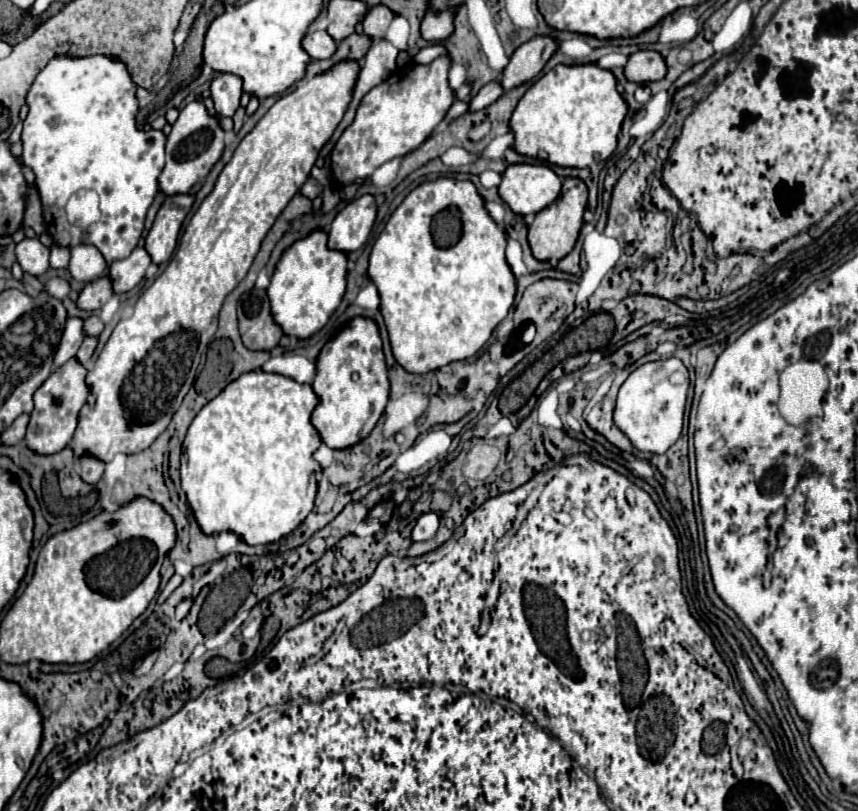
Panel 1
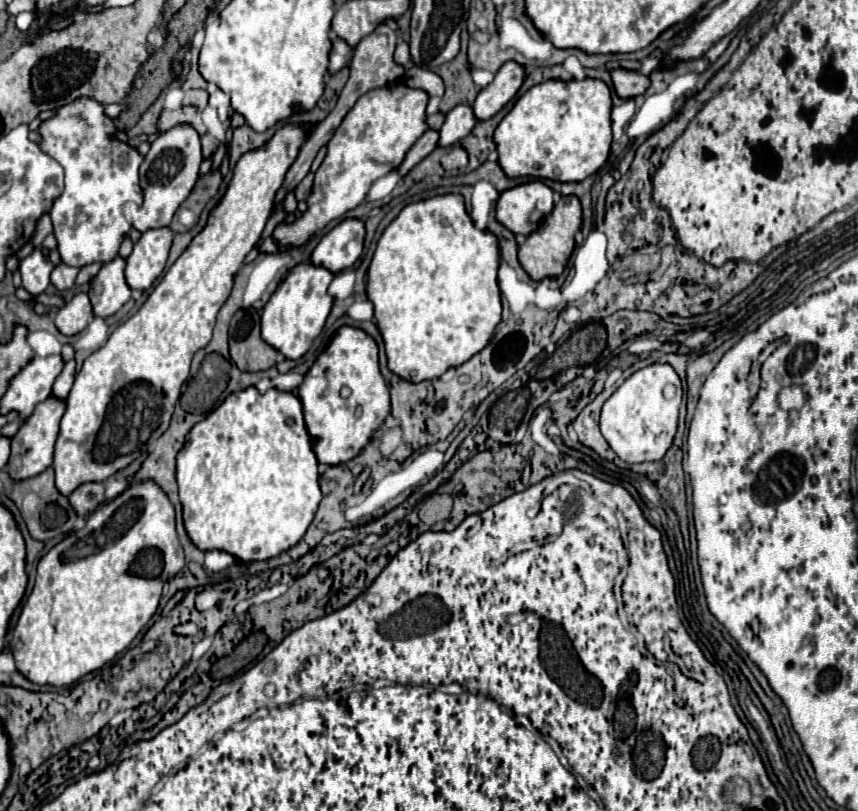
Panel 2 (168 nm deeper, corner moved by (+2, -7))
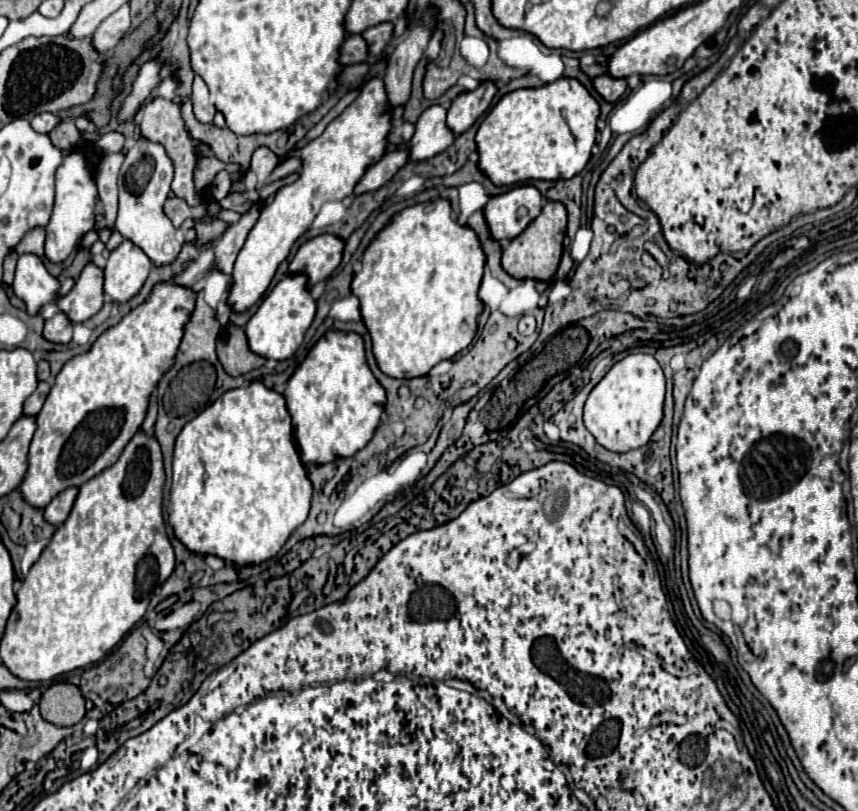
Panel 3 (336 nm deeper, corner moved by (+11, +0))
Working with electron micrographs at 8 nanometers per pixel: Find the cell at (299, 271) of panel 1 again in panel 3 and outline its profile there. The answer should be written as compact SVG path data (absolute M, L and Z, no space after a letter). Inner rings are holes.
M290 274L282 278L272 292L262 300L256 314L246 324L246 338L248 346L254 354L262 358L274 358L274 360L288 360L294 356L298 346L304 340L306 330L310 328L316 314L316 302L312 300L308 288L306 288L306 276L304 274Z

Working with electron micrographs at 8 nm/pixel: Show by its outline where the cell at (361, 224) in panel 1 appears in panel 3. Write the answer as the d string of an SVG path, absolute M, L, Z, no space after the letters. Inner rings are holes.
M320 234L304 242L290 262L290 274L304 274L308 288L332 276L342 260L344 242L332 234Z

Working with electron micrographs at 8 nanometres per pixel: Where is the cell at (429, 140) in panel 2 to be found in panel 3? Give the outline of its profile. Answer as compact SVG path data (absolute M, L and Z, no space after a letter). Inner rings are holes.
M394 150L384 154L376 164L372 164L354 188L354 194L374 192L384 186L404 164L408 162L408 150Z

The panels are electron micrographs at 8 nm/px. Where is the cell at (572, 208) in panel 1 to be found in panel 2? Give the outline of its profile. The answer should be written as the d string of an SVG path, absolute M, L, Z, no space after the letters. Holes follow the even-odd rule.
M563 195L555 203L549 217L545 217L545 221L525 239L525 243L519 245L519 261L533 281L543 277L557 277L563 273L575 247L575 233L581 227L581 213L579 199L575 195Z

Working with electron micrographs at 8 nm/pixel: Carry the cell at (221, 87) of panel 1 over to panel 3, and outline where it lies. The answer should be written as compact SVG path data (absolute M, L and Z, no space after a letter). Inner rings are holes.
M200 76L194 78L190 102L192 102L192 108L194 108L194 116L196 116L200 122L212 122L212 118L214 118L214 114L216 114L216 108L212 106L208 86L206 86L206 82L204 82Z

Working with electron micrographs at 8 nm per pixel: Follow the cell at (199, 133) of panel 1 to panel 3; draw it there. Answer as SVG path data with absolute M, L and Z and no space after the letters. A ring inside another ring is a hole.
M138 138L136 144L126 152L118 176L120 204L114 226L126 240L138 246L154 266L172 264L182 250L182 244L174 238L176 228L164 214L164 202L170 192L170 182L172 182L172 162L166 156L164 146L148 142L146 138Z

